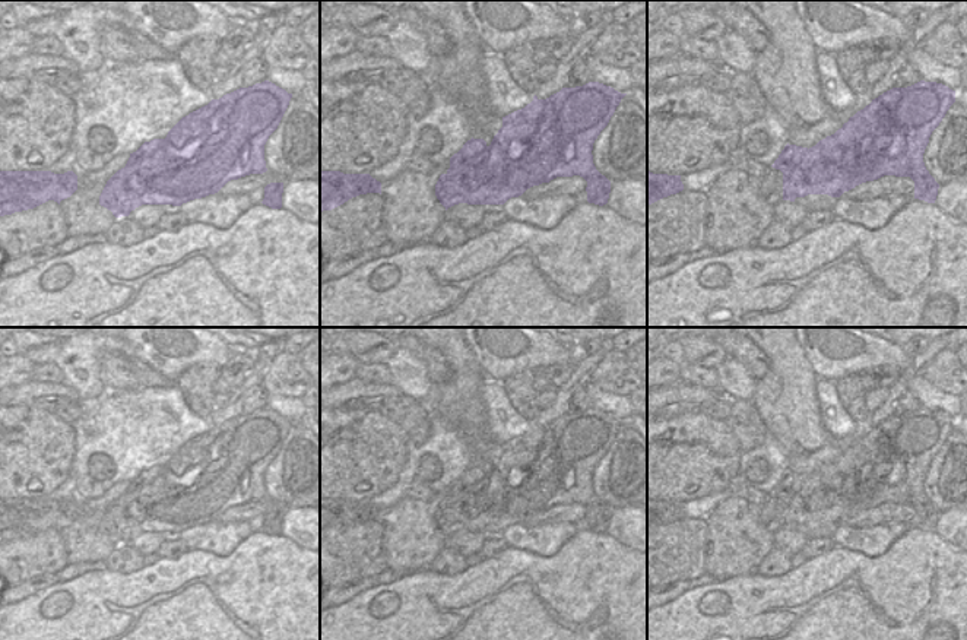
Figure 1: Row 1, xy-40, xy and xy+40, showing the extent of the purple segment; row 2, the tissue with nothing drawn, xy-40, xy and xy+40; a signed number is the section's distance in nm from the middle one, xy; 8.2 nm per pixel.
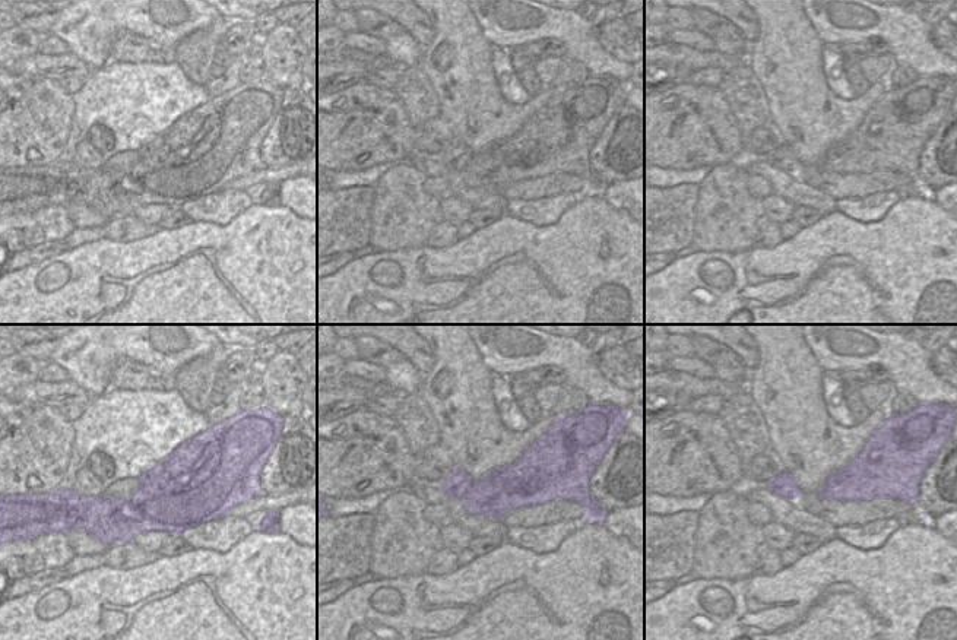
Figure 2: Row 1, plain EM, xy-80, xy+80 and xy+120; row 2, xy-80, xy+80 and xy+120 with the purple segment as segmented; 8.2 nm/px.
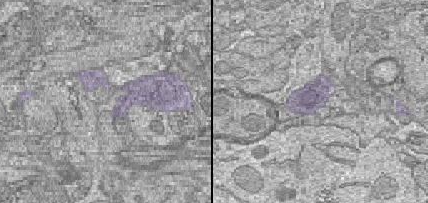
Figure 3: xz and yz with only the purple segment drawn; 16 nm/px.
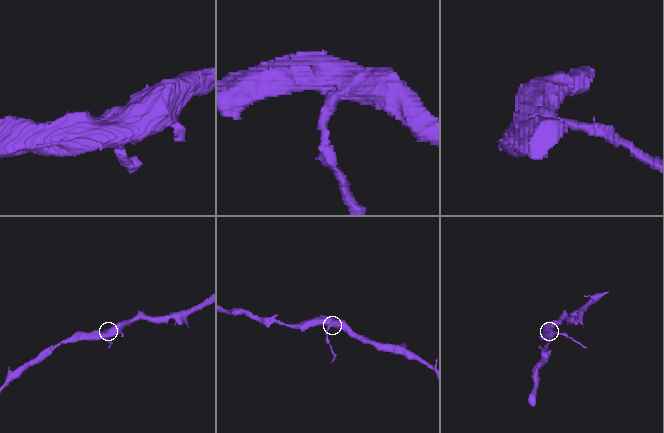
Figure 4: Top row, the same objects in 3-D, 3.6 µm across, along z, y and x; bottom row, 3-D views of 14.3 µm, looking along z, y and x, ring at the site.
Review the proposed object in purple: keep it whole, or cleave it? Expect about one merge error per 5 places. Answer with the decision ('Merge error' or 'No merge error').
Merge error.

